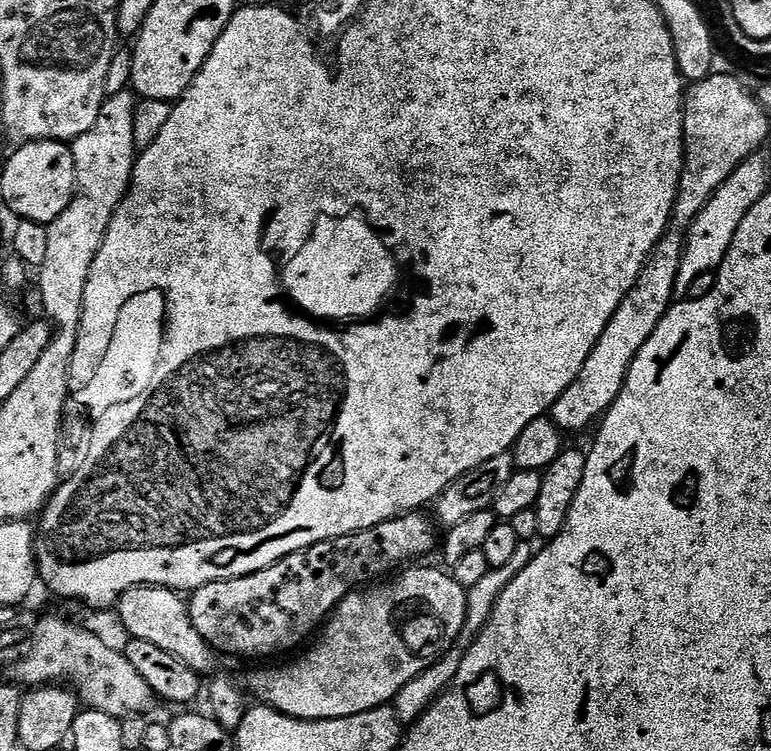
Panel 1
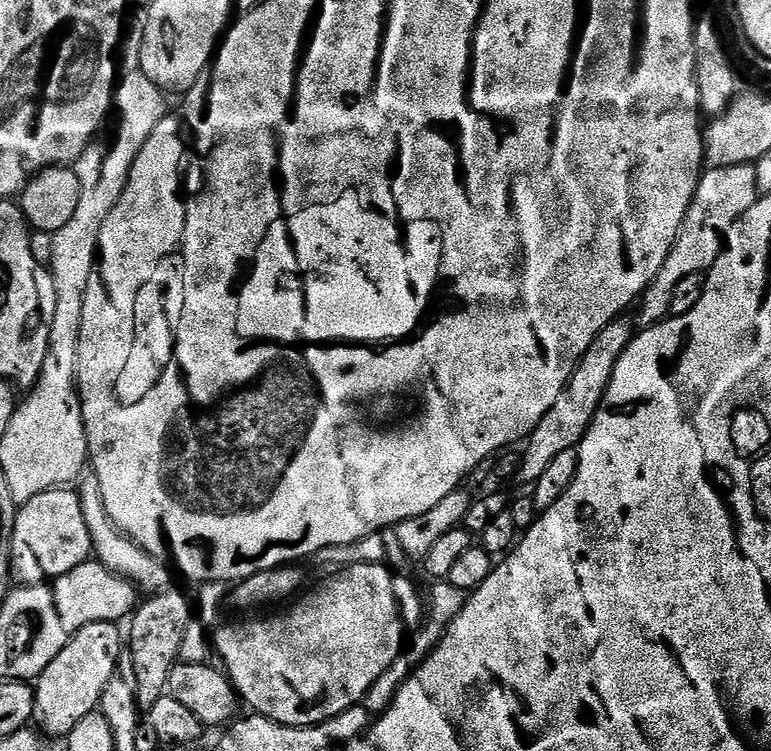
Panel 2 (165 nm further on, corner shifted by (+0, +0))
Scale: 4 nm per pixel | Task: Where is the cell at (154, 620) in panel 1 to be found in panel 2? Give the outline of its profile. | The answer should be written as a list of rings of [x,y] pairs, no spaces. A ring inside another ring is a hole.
[[[84,478],[79,481],[77,492],[82,502],[82,514],[86,520],[86,526],[90,531],[93,555],[100,563],[110,569],[112,573],[131,581],[137,589],[144,594],[155,594],[160,590],[169,587],[171,569],[169,570],[159,561],[157,555],[148,553],[144,548],[140,548],[129,539],[110,518],[106,510],[105,500],[102,498],[102,486],[95,478]]]

